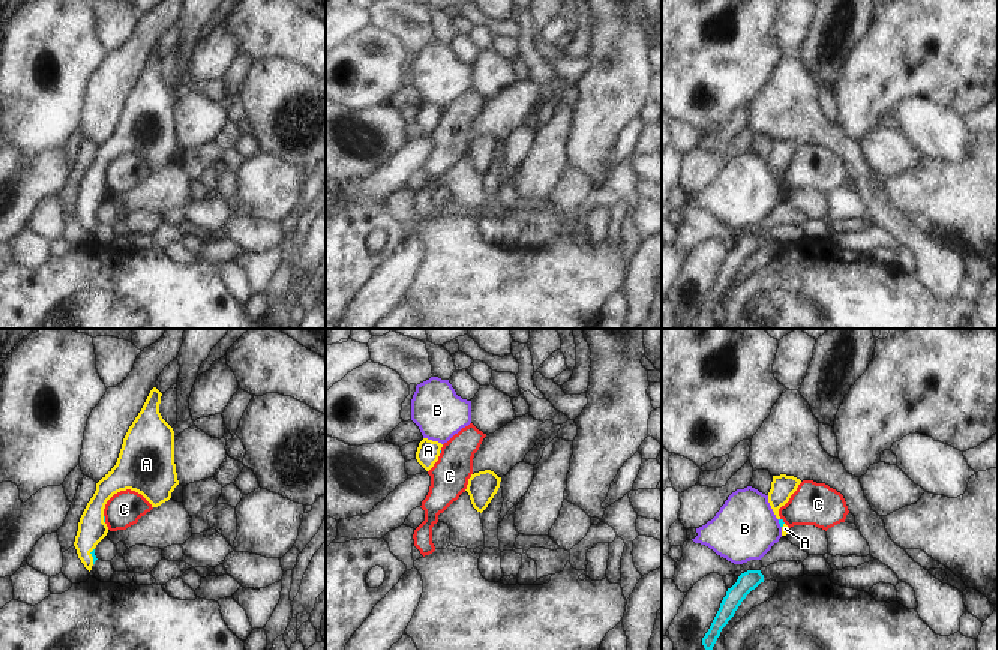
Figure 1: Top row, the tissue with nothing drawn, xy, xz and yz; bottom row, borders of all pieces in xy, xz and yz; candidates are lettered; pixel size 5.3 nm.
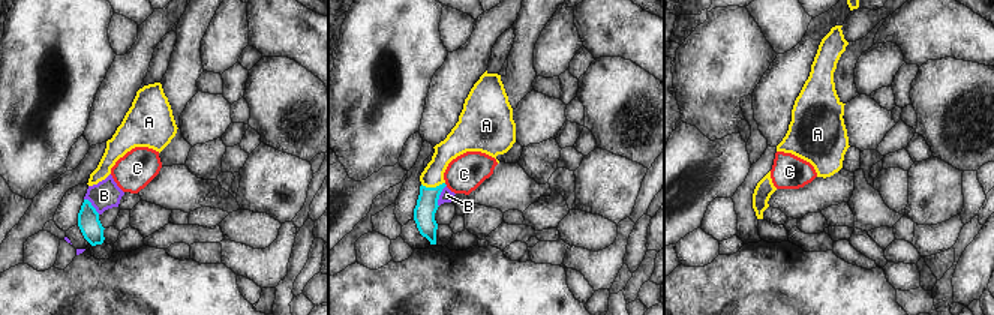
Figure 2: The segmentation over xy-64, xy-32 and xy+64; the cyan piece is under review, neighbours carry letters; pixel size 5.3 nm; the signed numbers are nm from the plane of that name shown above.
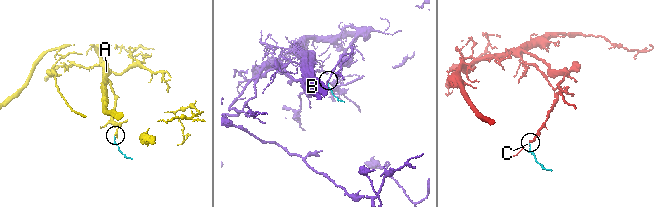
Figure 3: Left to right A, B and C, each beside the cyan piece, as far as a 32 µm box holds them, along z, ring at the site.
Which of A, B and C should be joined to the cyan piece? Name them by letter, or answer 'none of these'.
A

